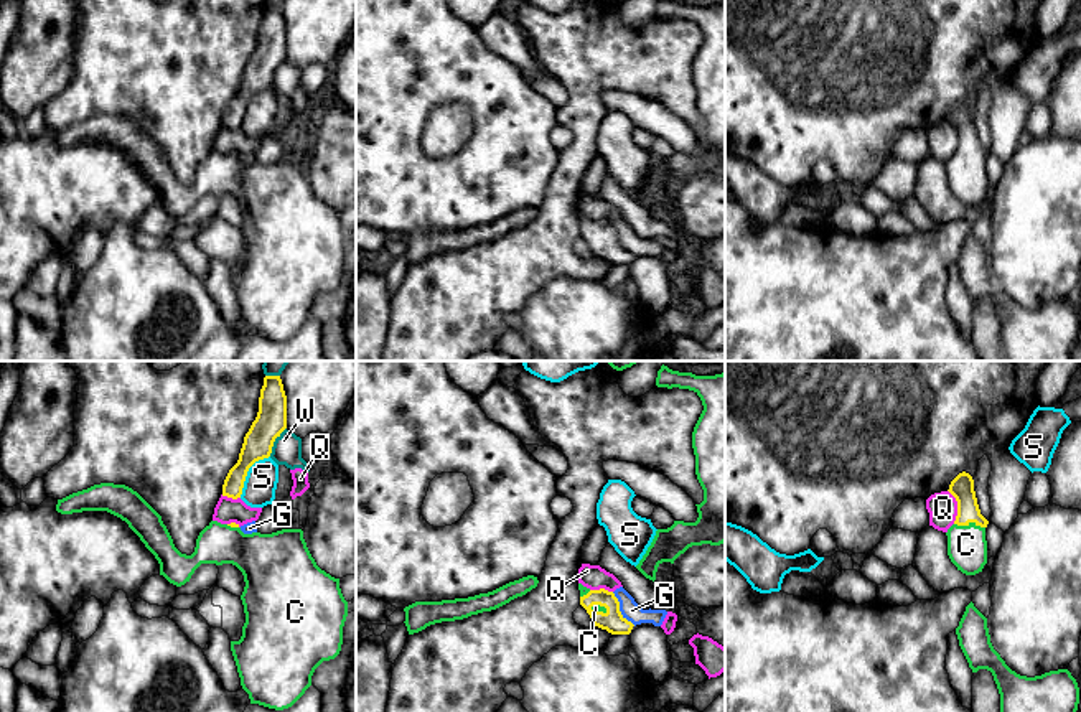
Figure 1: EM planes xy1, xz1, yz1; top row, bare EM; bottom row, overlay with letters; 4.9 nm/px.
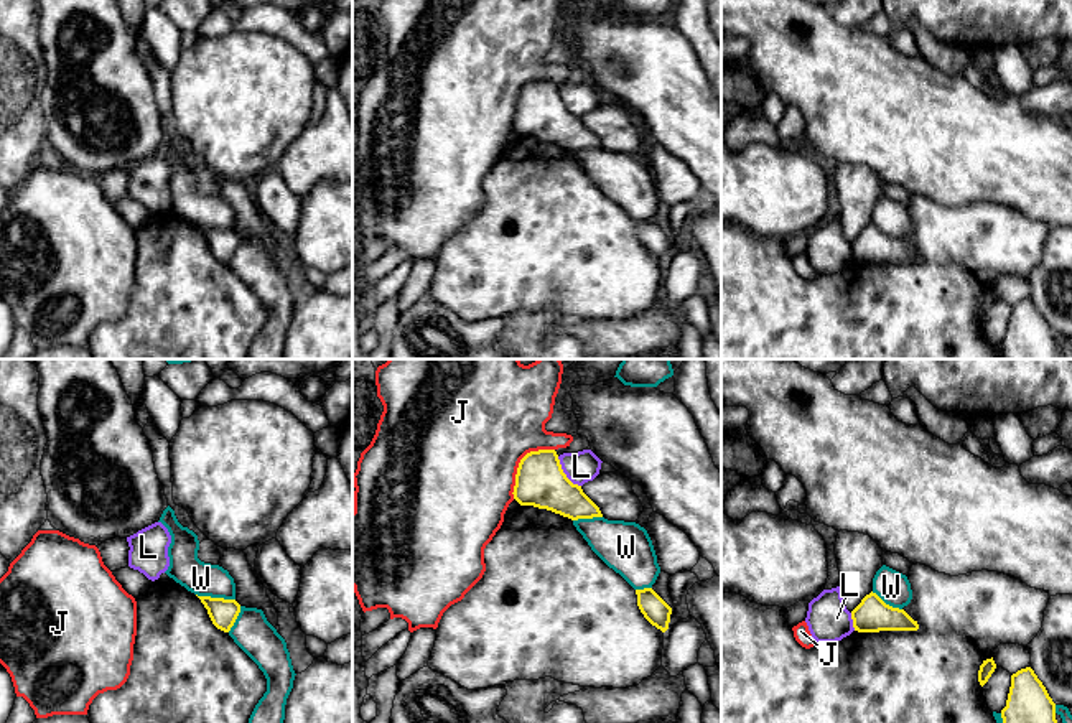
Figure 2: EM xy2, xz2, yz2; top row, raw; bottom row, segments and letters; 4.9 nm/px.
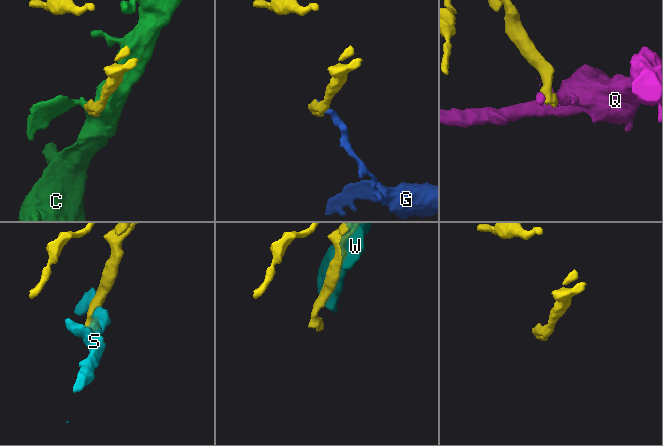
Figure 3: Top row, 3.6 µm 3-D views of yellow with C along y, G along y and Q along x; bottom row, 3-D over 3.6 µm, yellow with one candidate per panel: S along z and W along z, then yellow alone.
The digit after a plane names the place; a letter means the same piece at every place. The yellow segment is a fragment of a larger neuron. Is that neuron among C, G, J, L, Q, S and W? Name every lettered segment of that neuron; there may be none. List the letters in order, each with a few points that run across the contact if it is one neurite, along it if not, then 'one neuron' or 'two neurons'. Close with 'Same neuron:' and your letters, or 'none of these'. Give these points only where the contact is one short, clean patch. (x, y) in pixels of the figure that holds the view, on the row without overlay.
C: yz1 (961, 117), (966, 127), (969, 152), (966, 175) | one neuron
G: xz1 (612, 223), (618, 233), (618, 241), (635, 256) | two neurons
J: two neurons
L: xz2 (557, 88), (562, 102), (580, 117) | two neurons
Q: yz1 (948, 121), (956, 132), (954, 154) | two neurons
S: xy1 (269, 86), (249, 99), (239, 127) | two neurons
W: two neurons
Same neuron: C

